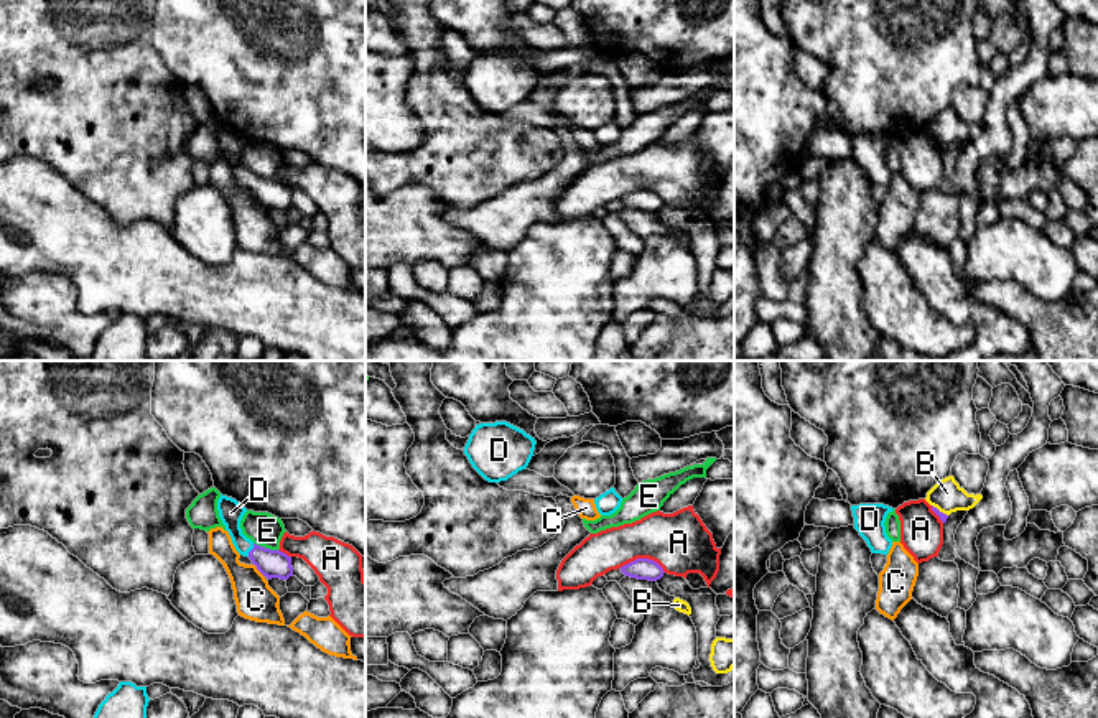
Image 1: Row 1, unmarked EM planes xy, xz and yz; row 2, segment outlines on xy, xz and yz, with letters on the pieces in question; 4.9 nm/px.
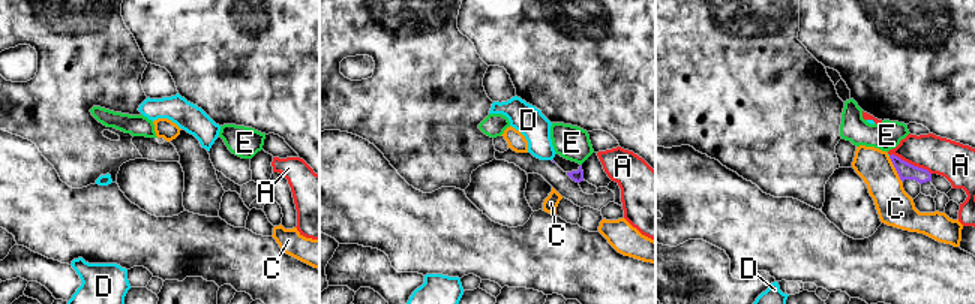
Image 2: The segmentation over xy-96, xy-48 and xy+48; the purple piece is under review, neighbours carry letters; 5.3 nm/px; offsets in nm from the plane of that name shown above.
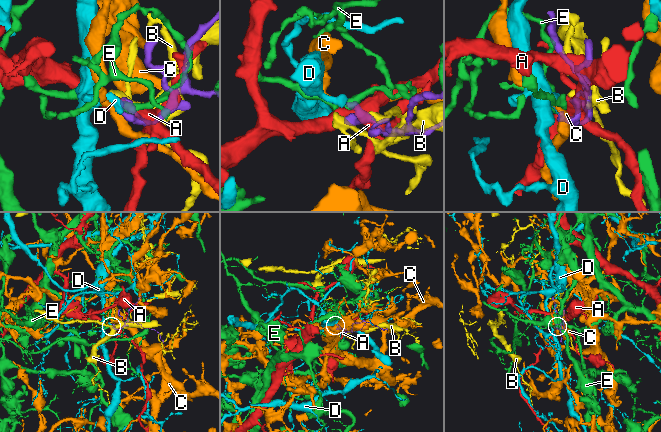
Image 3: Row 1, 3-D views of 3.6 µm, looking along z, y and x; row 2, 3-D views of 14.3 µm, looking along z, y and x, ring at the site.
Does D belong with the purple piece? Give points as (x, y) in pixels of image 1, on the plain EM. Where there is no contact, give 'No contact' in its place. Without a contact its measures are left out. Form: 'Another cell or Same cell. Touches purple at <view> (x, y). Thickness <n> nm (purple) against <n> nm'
Same cell. Touches purple at xy (251, 181). Thickness 140 nm (purple) against 120 nm

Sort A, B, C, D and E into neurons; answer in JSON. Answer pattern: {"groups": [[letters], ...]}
{"groups": [["A"], ["B"], ["C"], ["D"], ["E"]]}

